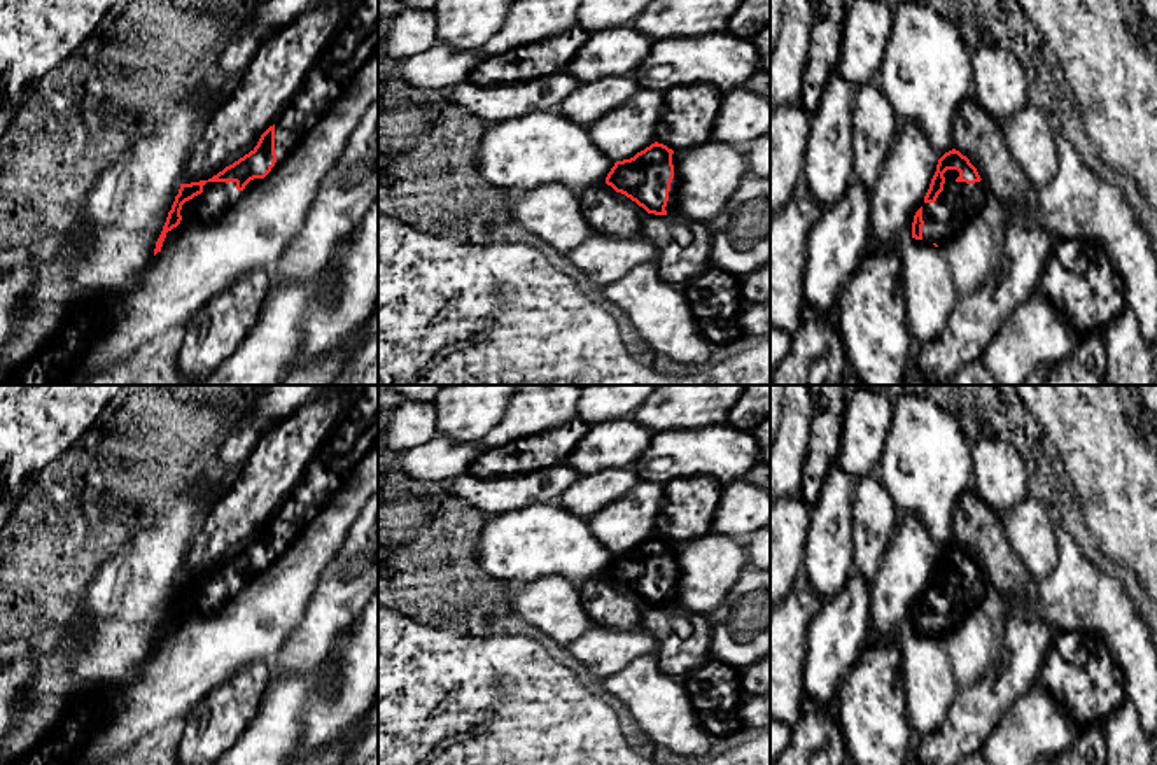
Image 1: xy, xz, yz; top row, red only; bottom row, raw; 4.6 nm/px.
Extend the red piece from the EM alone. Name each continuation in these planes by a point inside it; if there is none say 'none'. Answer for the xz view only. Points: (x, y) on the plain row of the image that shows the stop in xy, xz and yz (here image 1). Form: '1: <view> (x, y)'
1: xz (671, 599)

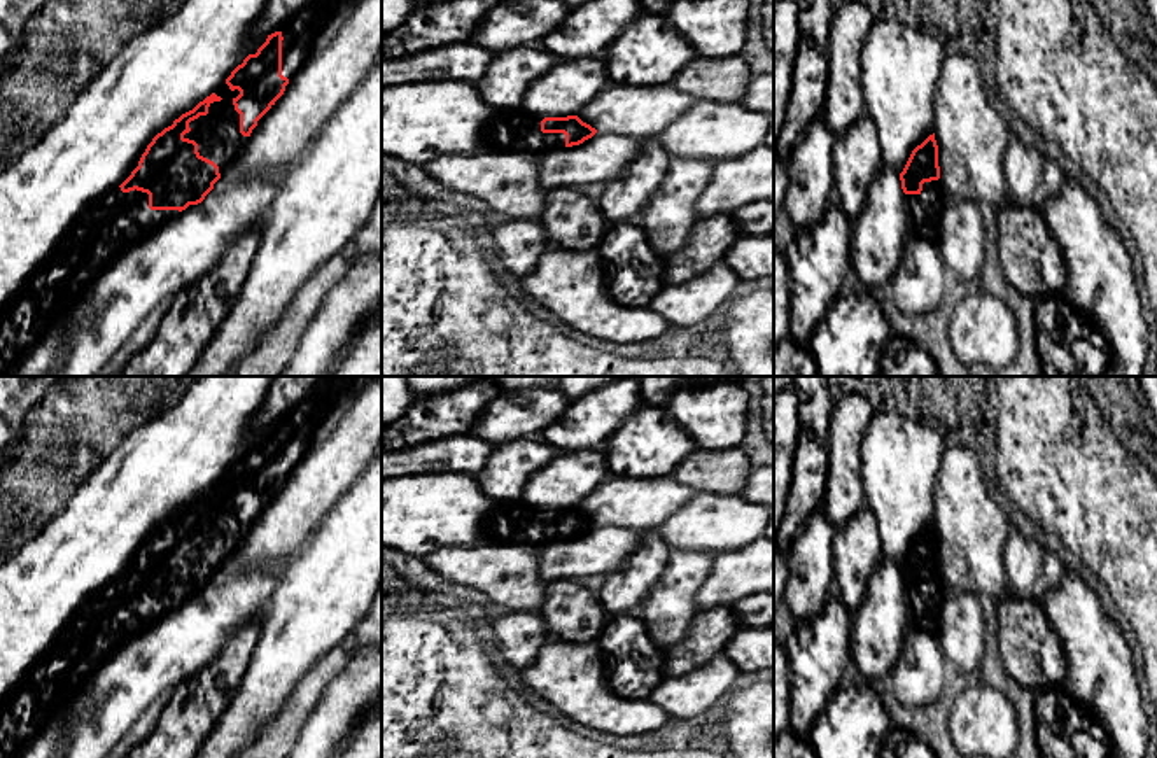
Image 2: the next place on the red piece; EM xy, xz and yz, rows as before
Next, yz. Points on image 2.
1: yz (925, 603)

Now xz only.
1: xz (515, 522)

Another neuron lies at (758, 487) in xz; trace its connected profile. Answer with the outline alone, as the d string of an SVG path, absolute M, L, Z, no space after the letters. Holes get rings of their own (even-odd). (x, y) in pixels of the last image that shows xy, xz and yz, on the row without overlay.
M774 466L753 467L740 495L768 508L765 537L774 539Z

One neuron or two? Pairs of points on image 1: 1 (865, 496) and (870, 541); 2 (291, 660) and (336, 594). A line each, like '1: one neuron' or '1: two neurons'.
1: one neuron
2: one neuron

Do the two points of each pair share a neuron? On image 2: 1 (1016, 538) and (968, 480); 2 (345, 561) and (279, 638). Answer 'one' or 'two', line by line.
1: two
2: one

